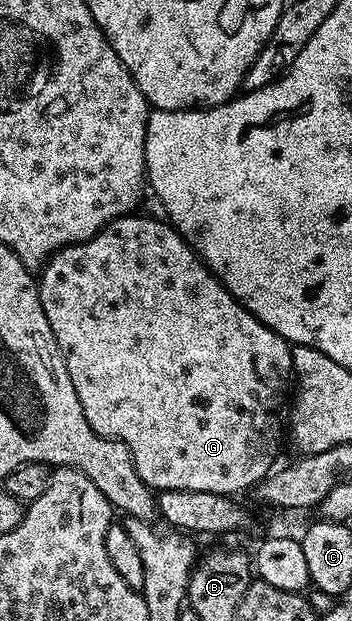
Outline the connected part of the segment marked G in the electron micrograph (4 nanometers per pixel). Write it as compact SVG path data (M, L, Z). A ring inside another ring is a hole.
M127 216L112 220L87 242L75 242L72 246L56 251L50 261L41 267L40 277L37 279L40 304L48 316L52 336L56 336L56 344L68 368L68 376L72 376L72 384L76 388L76 396L80 396L80 408L84 408L88 424L102 437L112 438L126 445L136 464L136 472L140 472L140 480L144 480L146 486L155 492L195 490L241 495L241 490L249 491L275 469L279 461L278 449L282 446L282 438L284 442L284 411L288 406L286 389L292 386L294 368L290 355L291 343L270 330L256 316L252 316L252 312L245 310L173 226L165 221L157 222L154 218L138 217Z

